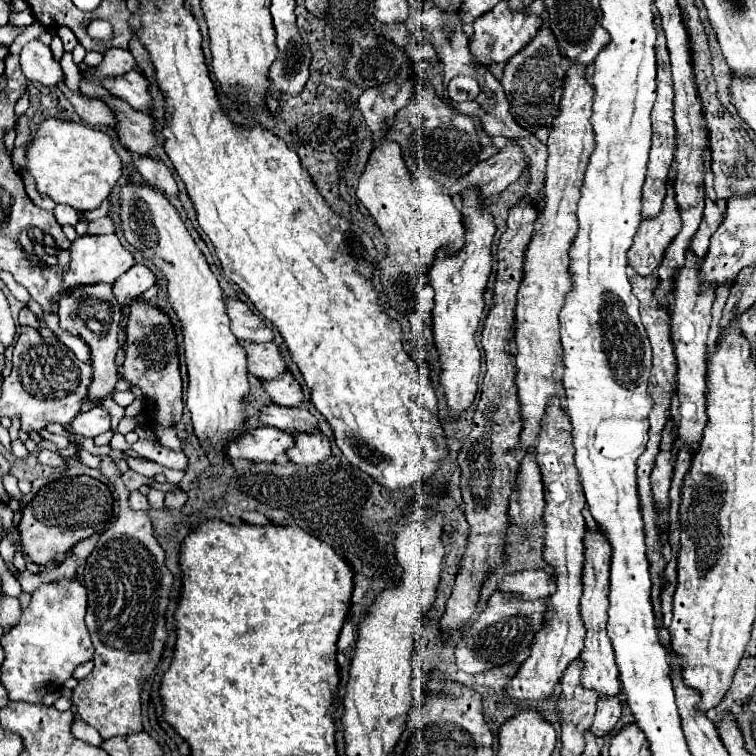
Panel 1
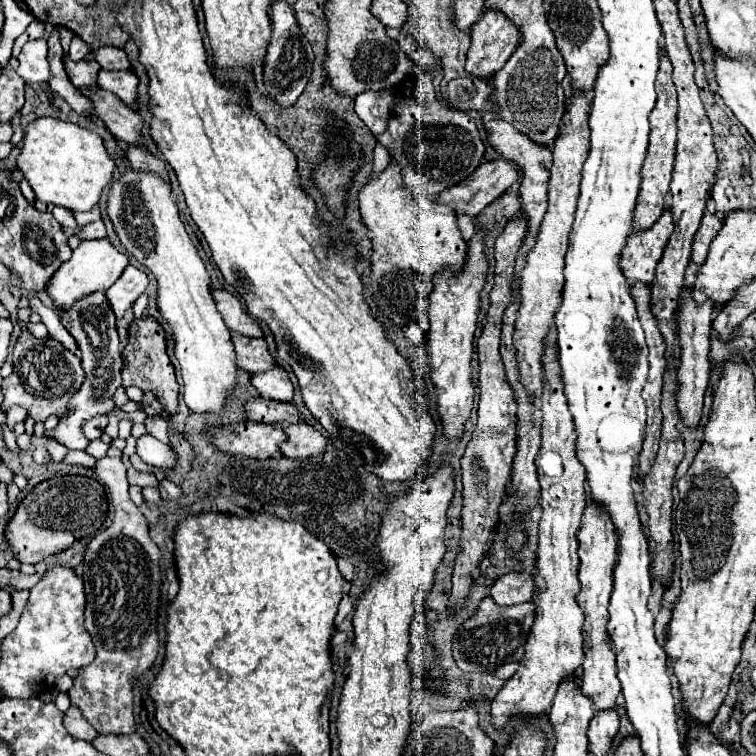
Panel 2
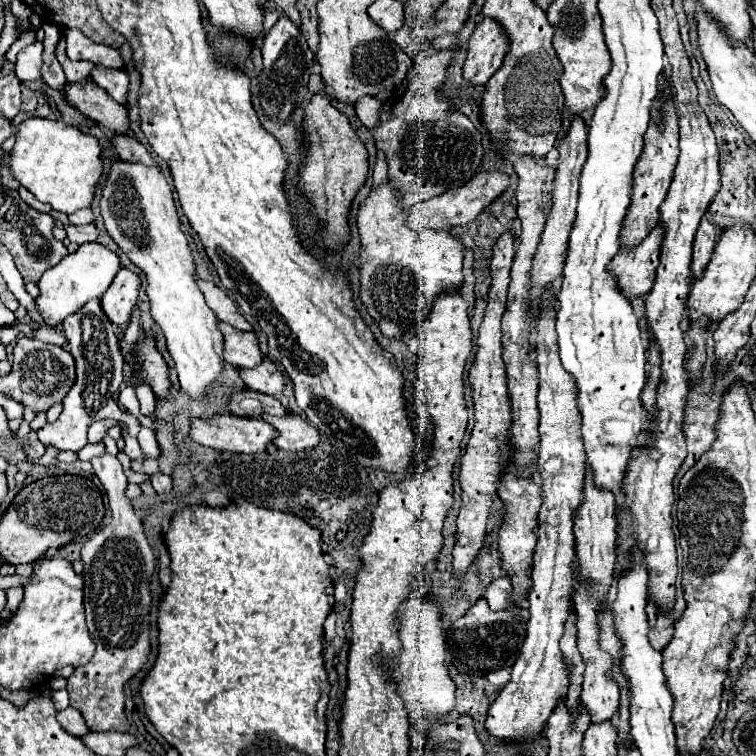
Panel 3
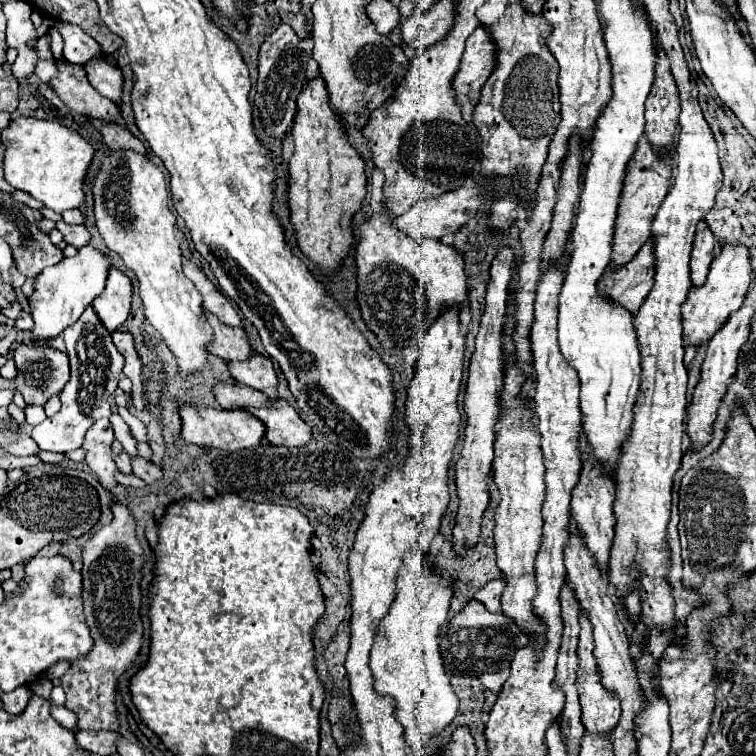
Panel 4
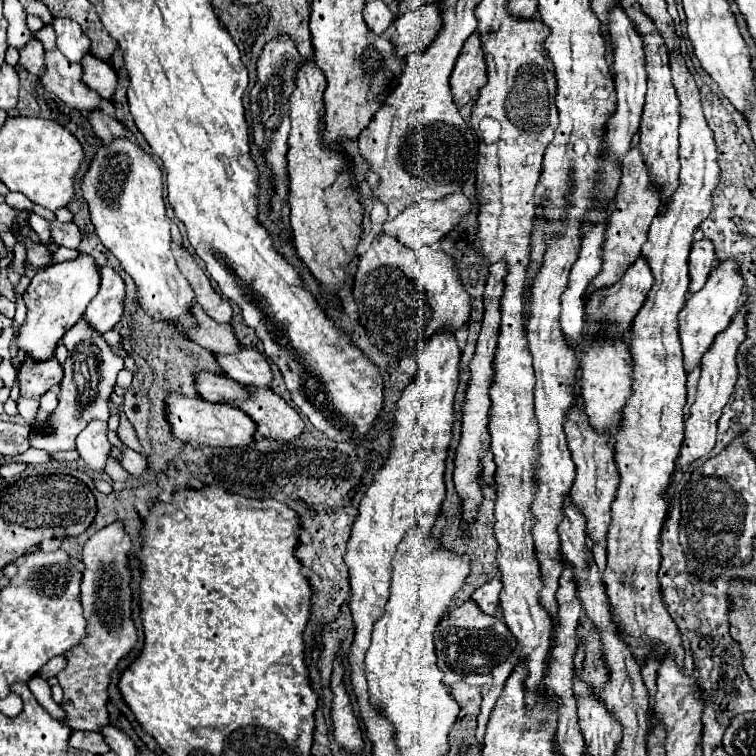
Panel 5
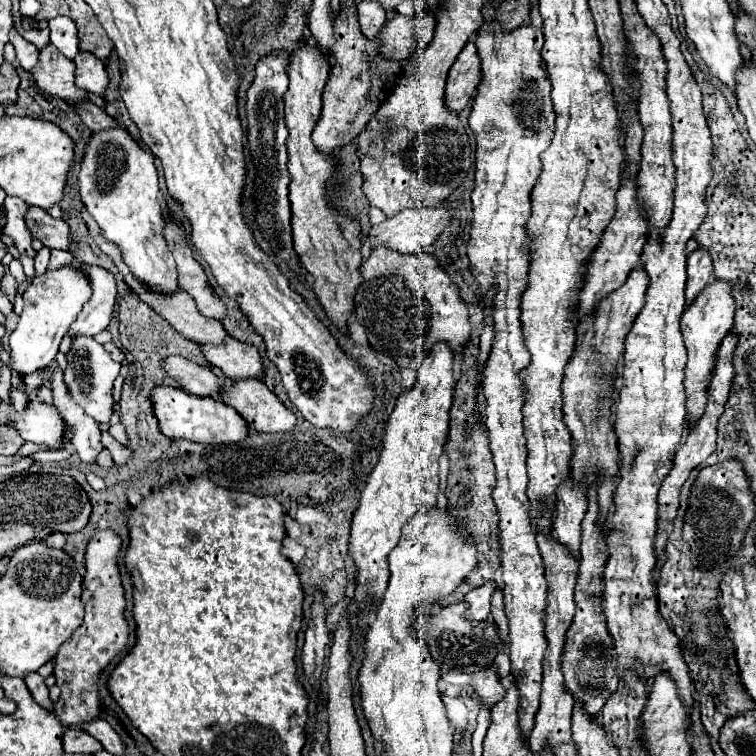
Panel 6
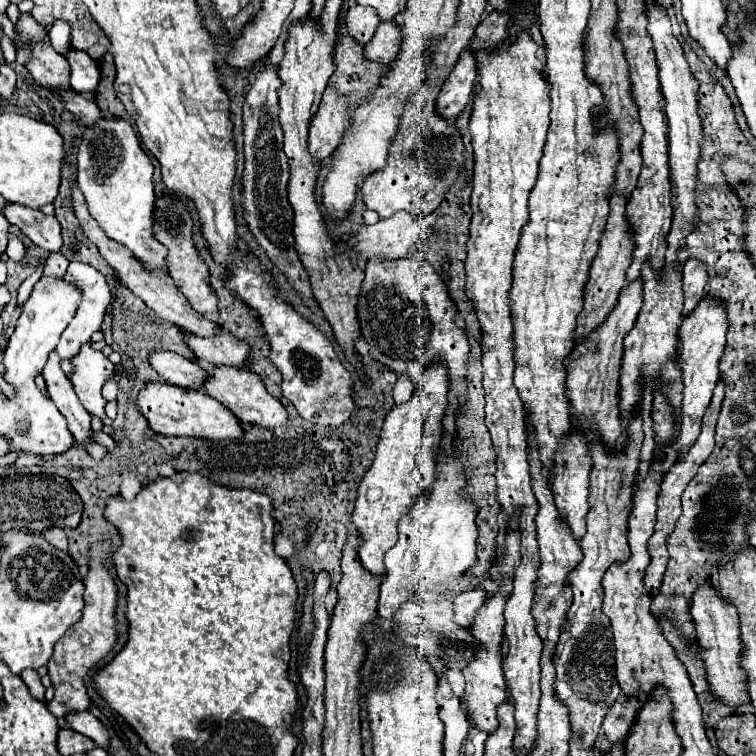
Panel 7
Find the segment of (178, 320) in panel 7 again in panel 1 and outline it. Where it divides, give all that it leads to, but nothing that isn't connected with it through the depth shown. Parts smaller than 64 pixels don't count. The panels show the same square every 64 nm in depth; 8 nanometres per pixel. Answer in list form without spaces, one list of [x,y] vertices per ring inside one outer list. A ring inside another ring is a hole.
[[[244,342],[240,344],[246,348],[250,364],[248,372],[260,380],[274,380],[276,376],[282,376],[288,370],[288,364],[282,358],[280,348],[274,342],[266,344],[254,344],[254,342]]]

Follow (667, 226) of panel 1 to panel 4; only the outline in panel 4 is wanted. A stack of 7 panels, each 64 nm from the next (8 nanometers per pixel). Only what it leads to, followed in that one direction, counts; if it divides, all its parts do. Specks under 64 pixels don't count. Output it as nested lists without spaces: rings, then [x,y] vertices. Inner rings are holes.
[[[648,240],[628,264],[608,266],[604,270],[600,292],[612,296],[612,300],[636,314],[640,304],[652,290],[654,262],[656,258],[652,256],[652,240]]]

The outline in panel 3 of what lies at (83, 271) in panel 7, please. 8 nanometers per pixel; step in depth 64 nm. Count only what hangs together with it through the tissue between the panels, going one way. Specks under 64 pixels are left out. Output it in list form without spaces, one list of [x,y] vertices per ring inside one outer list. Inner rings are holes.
[[[122,268],[110,288],[102,296],[102,310],[114,324],[128,322],[128,316],[138,300],[140,276],[128,268]]]

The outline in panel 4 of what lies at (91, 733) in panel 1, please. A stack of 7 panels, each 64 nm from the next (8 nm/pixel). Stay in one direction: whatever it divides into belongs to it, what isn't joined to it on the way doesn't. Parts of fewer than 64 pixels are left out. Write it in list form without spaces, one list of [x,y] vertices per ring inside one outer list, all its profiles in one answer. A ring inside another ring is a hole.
[[[52,704],[52,718],[54,718],[56,722],[60,722],[64,728],[76,732],[76,716],[74,716],[72,710],[68,710],[68,708],[64,708],[64,706],[54,706],[54,704]]]

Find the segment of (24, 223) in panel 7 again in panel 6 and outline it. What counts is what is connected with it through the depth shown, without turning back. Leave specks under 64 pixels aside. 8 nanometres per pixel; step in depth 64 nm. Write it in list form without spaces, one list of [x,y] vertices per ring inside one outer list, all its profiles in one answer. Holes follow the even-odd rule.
[[[32,206],[28,208],[24,218],[28,228],[44,242],[44,246],[60,250],[66,250],[70,246],[72,240],[68,236],[68,224],[64,224],[64,220],[54,220],[46,210]]]

